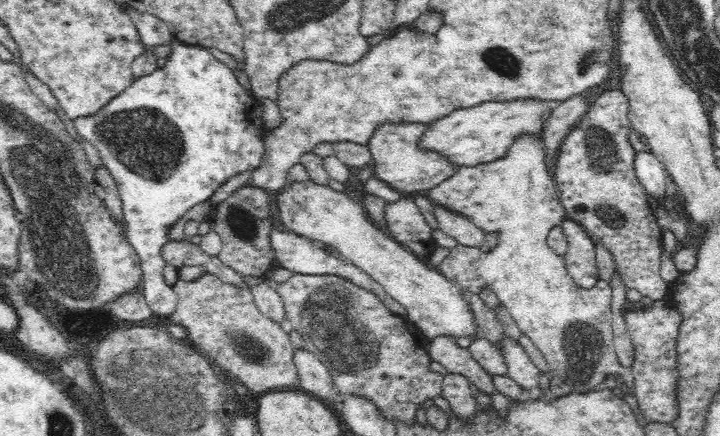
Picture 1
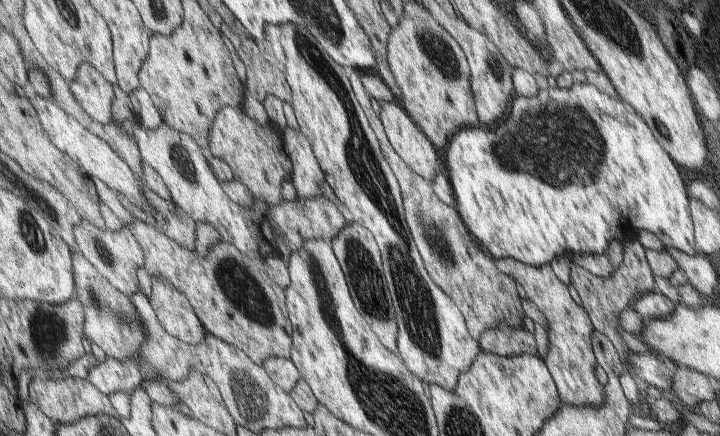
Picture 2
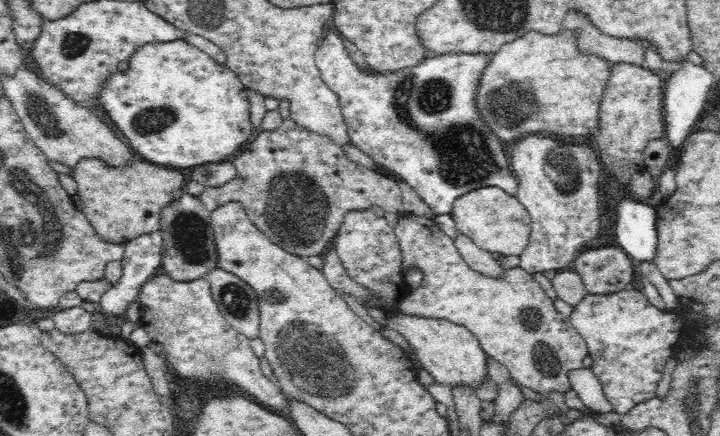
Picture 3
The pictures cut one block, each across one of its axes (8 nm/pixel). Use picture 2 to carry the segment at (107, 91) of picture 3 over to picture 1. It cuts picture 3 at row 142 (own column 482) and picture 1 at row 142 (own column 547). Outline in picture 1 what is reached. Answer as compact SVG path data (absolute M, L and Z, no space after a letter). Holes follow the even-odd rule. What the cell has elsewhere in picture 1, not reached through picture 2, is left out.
M174 39L170 45L171 52L164 59L164 68L157 68L150 74L145 74L132 80L121 93L118 93L118 96L112 97L106 106L97 113L81 119L73 119L74 128L98 149L99 156L114 177L117 188L119 189L120 200L122 201L122 212L125 223L127 224L127 240L139 258L139 270L142 273L141 293L144 295L144 300L153 314L164 315L174 312L176 303L174 289L164 283L164 275L162 275L166 262L161 257L160 249L164 244L172 241L168 239L167 231L191 206L209 200L212 193L231 176L258 168L265 153L265 144L262 144L262 138L250 138L252 136L250 132L260 132L260 130L252 130L252 124L248 120L248 112L250 112L252 104L256 102L256 98L246 92L246 88L242 87L242 84L238 82L232 70L206 51L204 47L196 47L177 39Z

